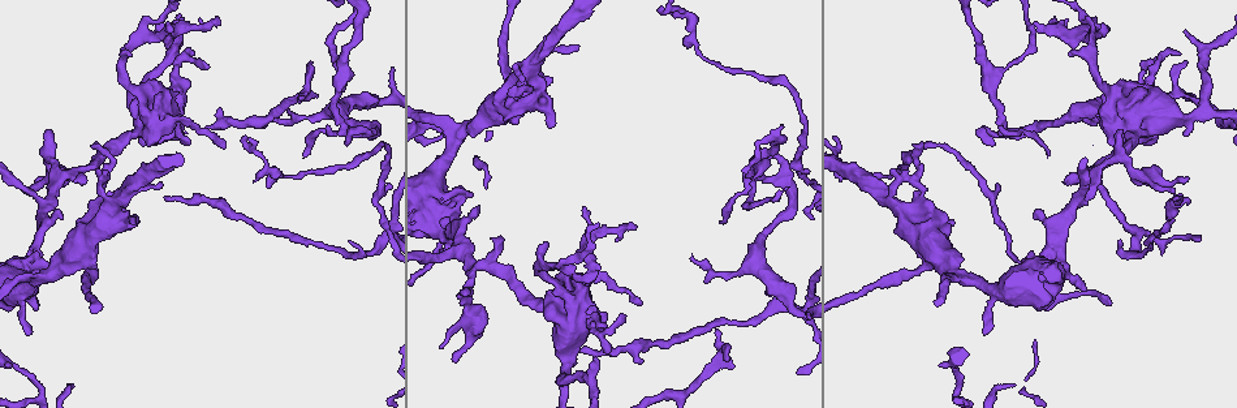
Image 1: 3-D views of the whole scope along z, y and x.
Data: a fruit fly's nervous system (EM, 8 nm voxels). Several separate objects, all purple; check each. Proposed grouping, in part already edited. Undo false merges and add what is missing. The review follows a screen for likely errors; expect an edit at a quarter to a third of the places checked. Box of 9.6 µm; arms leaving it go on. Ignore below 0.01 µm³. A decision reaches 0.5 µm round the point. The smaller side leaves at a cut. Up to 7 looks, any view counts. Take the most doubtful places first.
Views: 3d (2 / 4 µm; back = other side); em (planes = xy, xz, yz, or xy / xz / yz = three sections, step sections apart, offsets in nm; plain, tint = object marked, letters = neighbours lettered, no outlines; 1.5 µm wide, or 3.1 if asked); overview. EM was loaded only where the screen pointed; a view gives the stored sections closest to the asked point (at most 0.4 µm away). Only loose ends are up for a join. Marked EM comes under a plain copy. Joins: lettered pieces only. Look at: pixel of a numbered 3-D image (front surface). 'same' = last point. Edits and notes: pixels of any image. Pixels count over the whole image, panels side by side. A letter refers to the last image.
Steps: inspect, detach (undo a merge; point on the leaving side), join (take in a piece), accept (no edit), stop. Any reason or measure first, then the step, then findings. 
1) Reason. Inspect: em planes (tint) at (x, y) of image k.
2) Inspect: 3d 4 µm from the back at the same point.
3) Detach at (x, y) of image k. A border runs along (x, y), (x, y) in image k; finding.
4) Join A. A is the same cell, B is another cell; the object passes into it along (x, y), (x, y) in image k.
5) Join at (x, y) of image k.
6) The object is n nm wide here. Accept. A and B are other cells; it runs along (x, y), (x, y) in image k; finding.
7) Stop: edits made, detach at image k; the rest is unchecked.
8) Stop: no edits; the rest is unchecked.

Free end. Inspect: em yz step 4 (tint) at (636, 229) of image 1.

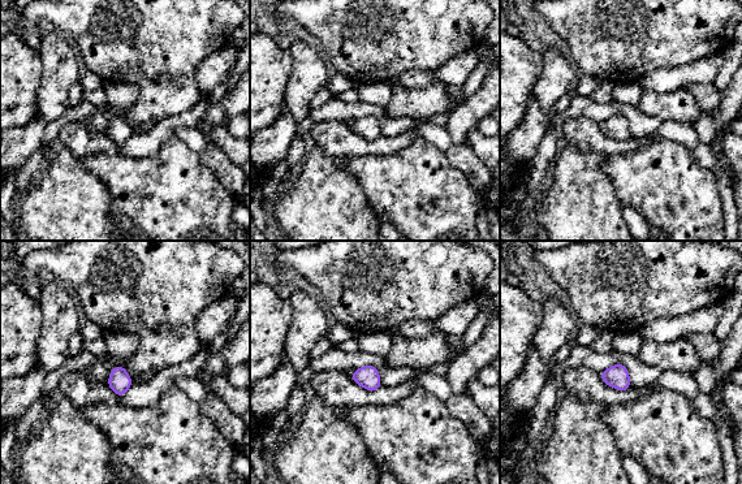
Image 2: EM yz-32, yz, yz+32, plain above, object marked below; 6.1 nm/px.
Inspect: em planes (letters) at the same point.

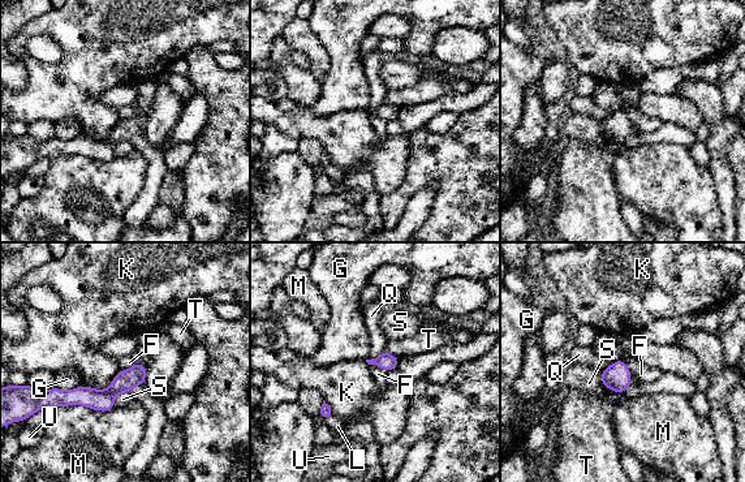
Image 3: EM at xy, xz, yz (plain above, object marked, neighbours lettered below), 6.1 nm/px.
The object is 110 nm wide here. Accept. F, G, K, L, M, Q, S, T and U are other cells; it runs along (142, 370), (108, 395), (74, 395) in image 3; none of them fits.

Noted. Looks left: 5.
Calibre changes. Inspect: 3d 4 µm at (911, 178) of image 1.

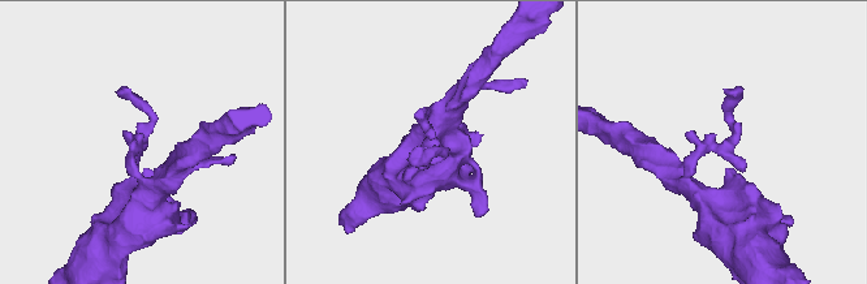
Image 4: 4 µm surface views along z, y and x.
Now the EM. Inspect: em xz step 4 (tint) at (726, 147) of image 4.

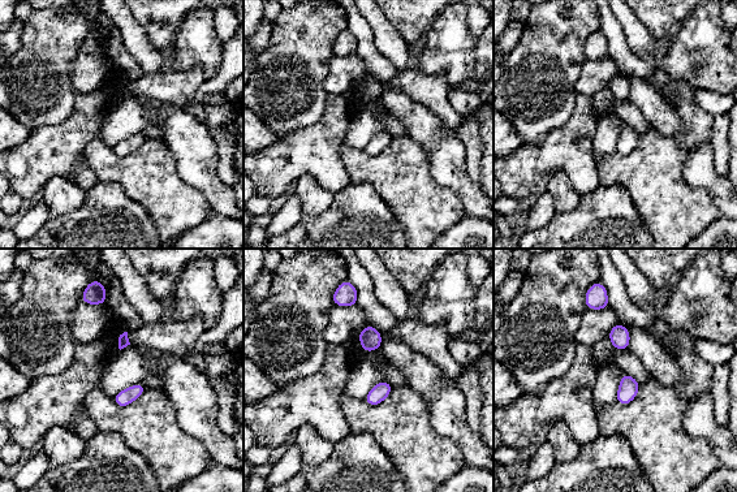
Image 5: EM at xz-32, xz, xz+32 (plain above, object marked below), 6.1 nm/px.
Inspect: em xy step 8 (letters) at the same point.

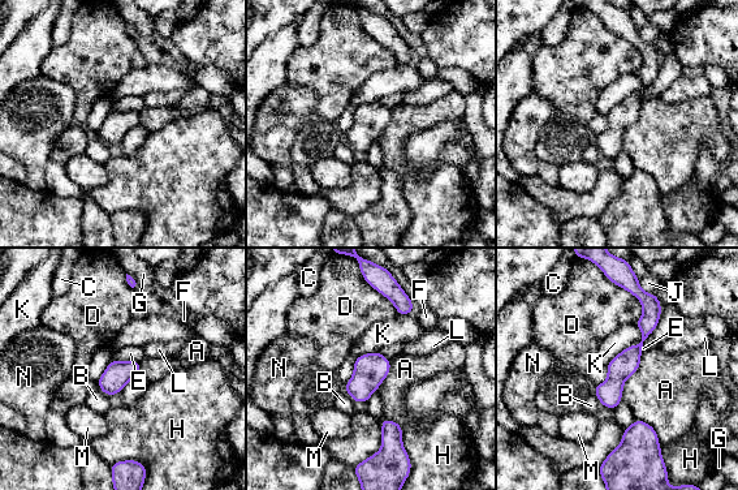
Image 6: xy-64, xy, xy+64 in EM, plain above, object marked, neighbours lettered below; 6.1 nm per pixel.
Accept. A, B, C, D, E, F, G, H, J, K, L, M and N are other cells; one neuron here.

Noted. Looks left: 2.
Sharp bend. Inspect: 3d 4 µm at (330, 37) of image 1.

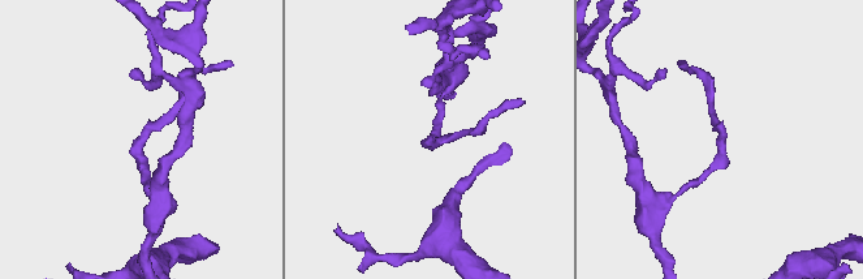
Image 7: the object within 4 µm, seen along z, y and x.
Inspect: em planes (letters) at (428, 141) of image 7.

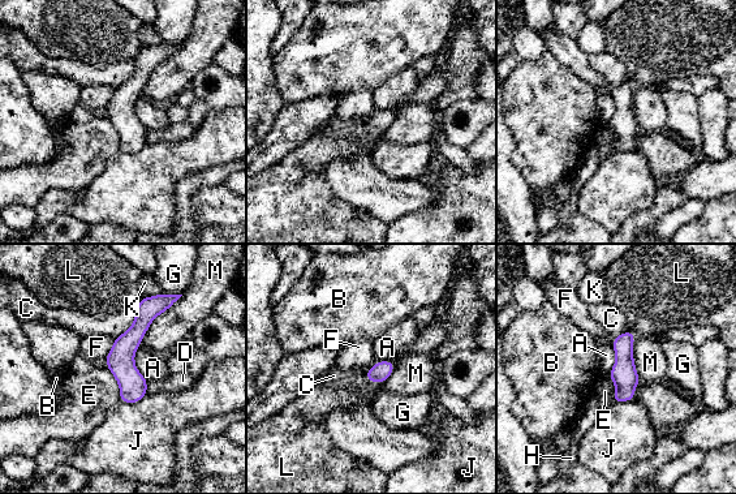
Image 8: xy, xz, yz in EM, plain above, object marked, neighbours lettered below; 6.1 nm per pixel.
The object is 160 nm wide here. Accept. A, B, C, D, E, F, G, H, J, K, L and M are other cells; one neuron here.

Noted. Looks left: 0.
Stop: no edits; the rest is unchecked.

